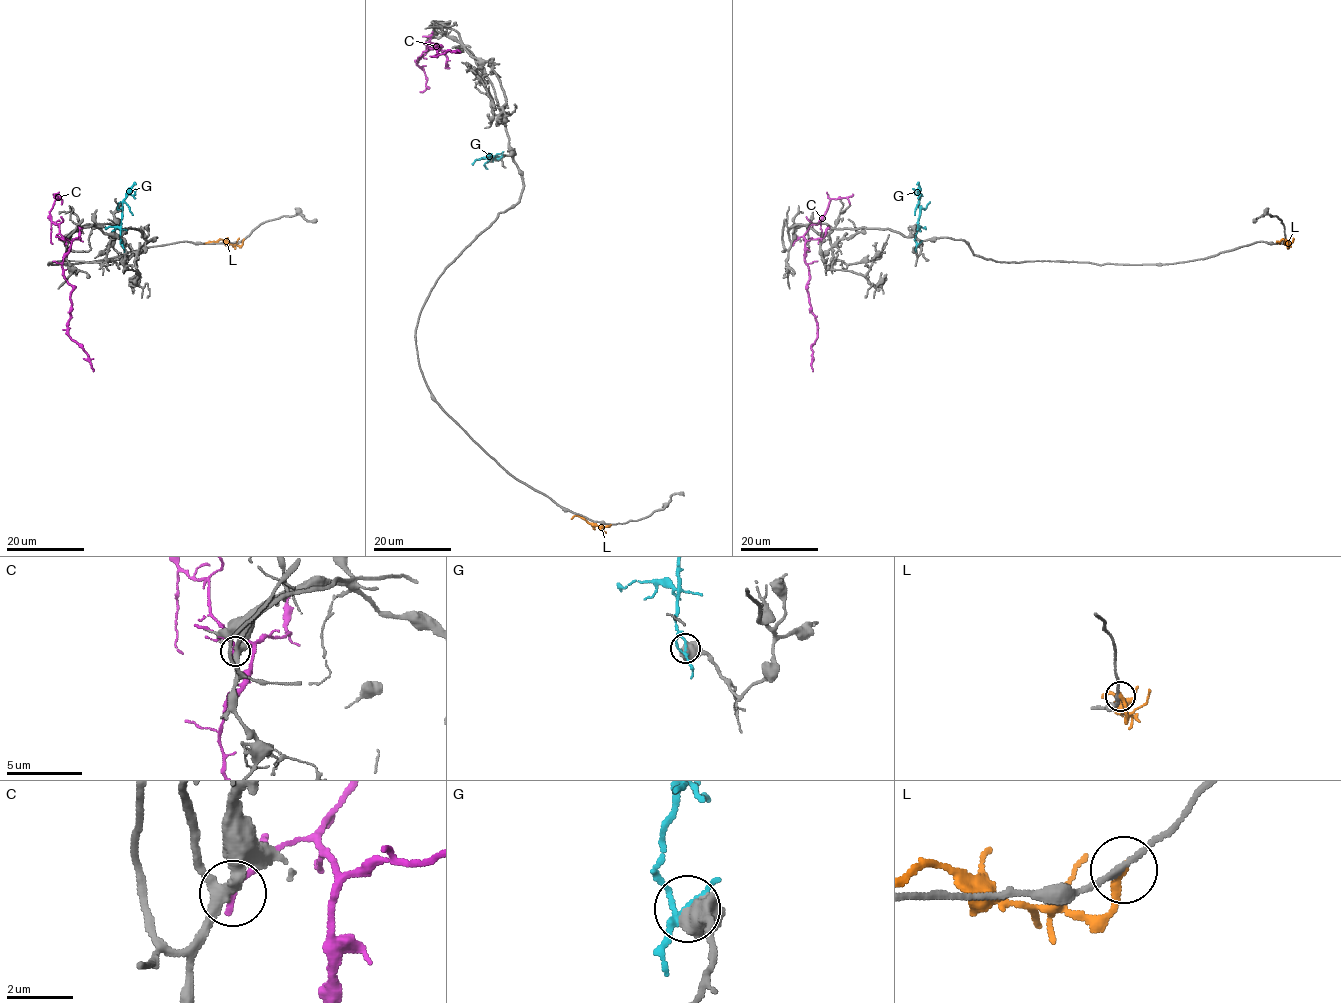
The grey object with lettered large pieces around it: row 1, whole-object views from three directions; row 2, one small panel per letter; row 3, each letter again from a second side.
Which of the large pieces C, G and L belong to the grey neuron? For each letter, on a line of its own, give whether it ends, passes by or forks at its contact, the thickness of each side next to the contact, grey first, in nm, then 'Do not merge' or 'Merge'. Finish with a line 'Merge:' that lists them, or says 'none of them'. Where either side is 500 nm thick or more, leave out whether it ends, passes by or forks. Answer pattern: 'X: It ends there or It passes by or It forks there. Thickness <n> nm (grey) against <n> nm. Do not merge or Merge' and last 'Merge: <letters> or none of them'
C: It ends there. Thickness 340 nm (grey) against 200 nm. Do not merge
G: Thickness 550 nm (grey) against 120 nm. Do not merge
L: It ends there. Thickness 200 nm (grey) against 240 nm. Do not merge
Merge: none of them

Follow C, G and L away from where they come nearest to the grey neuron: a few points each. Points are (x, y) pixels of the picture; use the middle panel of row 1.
C: (433, 32), (430, 41), (438, 44), (431, 43), (430, 48), (440, 45), (435, 56), (450, 50), (460, 51)
G: (490, 157), (487, 154), (490, 159), (499, 159), (503, 151)
L: (610, 525), (592, 526), (577, 515), (571, 519)

